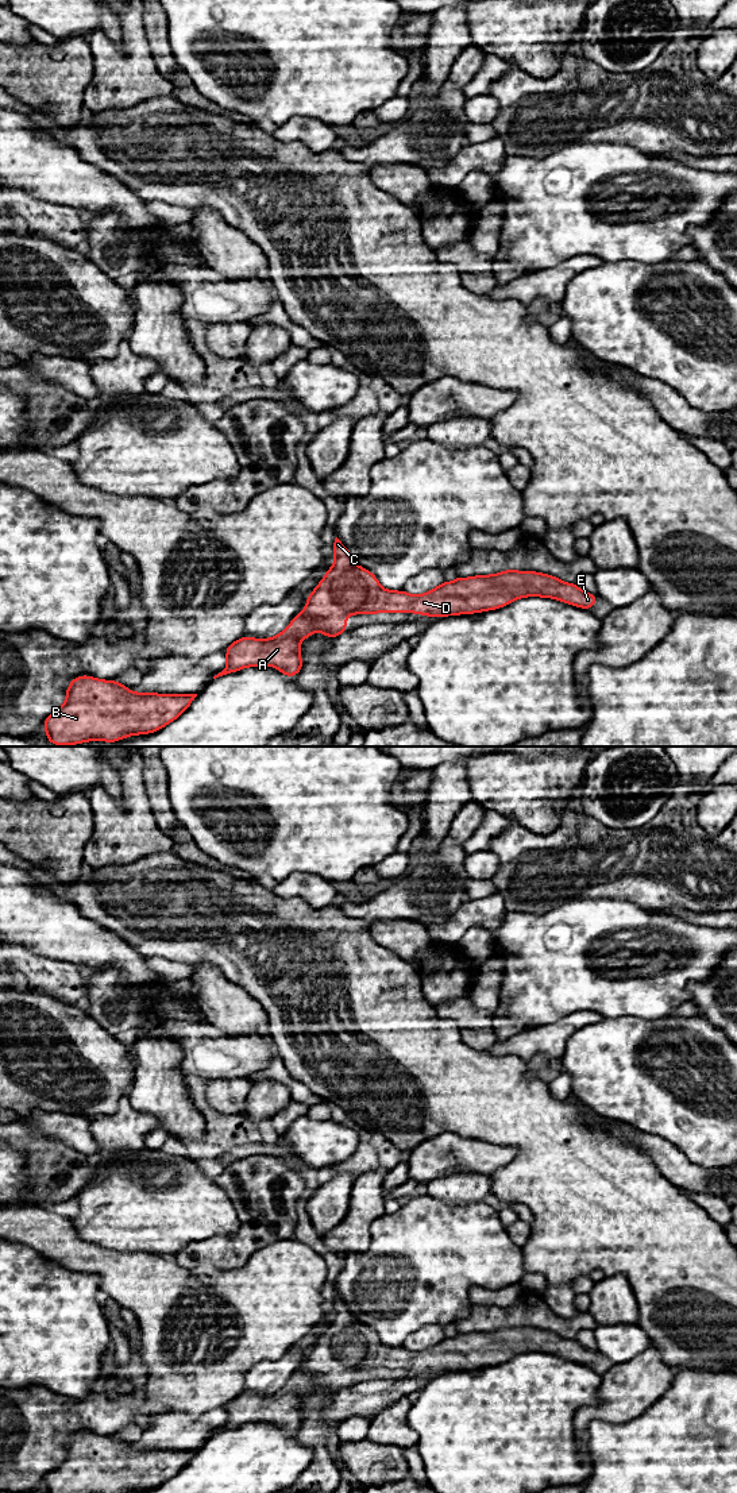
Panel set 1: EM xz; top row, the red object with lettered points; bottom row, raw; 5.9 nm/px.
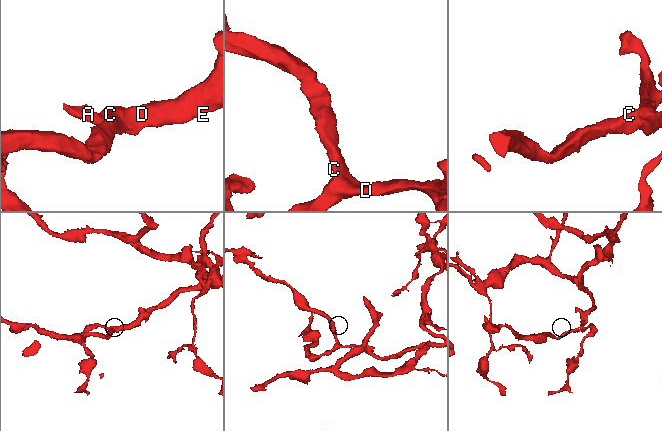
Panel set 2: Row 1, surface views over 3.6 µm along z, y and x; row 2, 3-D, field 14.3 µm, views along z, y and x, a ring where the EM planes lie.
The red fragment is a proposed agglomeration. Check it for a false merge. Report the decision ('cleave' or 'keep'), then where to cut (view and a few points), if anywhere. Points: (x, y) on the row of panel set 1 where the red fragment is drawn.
keep; no cut

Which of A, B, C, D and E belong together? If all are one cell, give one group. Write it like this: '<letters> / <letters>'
A B C D E

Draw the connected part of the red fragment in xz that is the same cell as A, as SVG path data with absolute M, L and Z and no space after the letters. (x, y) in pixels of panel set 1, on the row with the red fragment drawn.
M336 537L335 563L308 595L301 614L273 639L243 636L224 651L227 667L213 679L238 672L243 667L273 666L285 676L297 676L302 670L300 643L315 630L329 640L347 632L350 614L417 613L433 618L474 614L503 607L518 598L555 598L582 609L591 609L598 597L566 583L556 576L535 571L506 570L494 575L458 576L421 595L404 590L385 590L375 575L359 567L348 549Z

